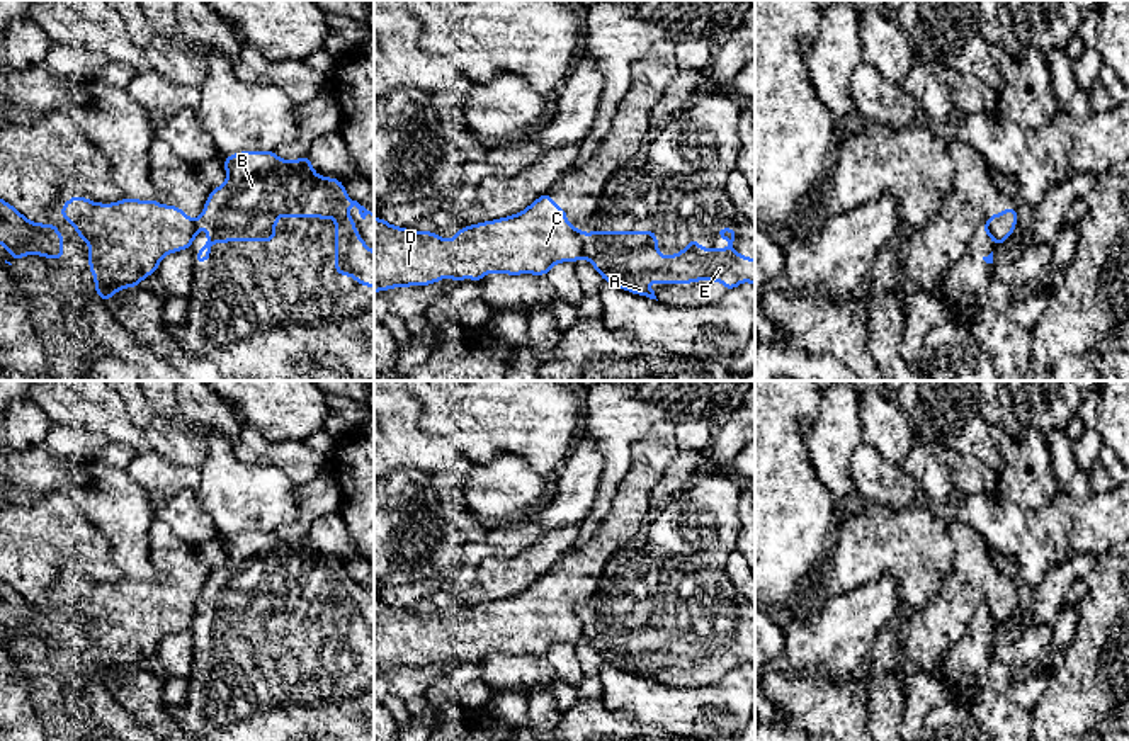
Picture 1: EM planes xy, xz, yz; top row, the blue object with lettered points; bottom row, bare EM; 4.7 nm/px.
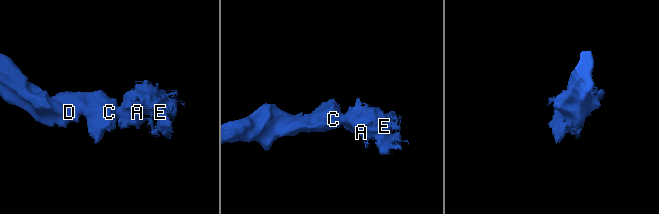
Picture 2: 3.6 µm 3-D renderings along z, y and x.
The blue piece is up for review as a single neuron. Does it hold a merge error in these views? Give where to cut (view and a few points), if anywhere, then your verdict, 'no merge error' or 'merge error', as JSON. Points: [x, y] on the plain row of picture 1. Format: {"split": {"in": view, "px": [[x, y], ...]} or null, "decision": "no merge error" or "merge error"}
{"split": {"in": "xz", "px": [[573, 609], [580, 619], [584, 636]]}, "decision": "merge error"}

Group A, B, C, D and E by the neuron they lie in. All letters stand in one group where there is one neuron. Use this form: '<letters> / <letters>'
A B E / C D

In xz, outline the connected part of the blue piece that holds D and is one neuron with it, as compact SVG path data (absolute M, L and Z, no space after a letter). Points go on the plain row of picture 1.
M549 573L519 595L469 605L449 622L374 598L374 673L428 666L445 656L476 665L490 653L547 656L554 644L582 637L582 619Z

